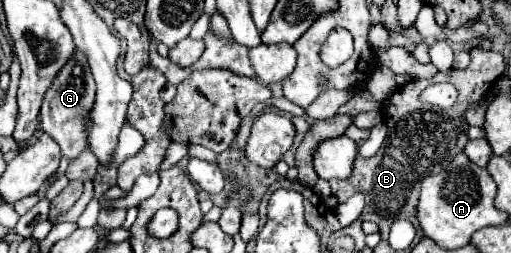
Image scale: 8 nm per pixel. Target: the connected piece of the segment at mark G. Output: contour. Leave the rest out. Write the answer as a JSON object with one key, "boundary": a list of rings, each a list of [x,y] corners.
{"boundary":[[[77,49],[73,57],[61,67],[61,71],[55,75],[51,87],[47,89],[43,103],[41,103],[41,127],[47,135],[51,135],[65,157],[71,161],[87,147],[87,133],[85,133],[85,123],[83,115],[89,113],[89,109],[95,103],[95,81],[91,77],[87,57]]]}

